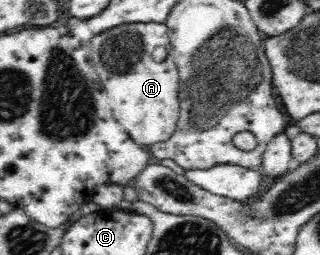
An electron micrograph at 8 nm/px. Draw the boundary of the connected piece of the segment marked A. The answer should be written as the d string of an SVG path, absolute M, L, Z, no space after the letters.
M131 22L107 28L90 39L91 59L101 76L103 86L123 109L127 109L127 119L121 119L121 125L131 138L142 146L149 147L154 143L166 142L178 128L182 103L179 99L180 77L170 51L171 38L166 22Z

